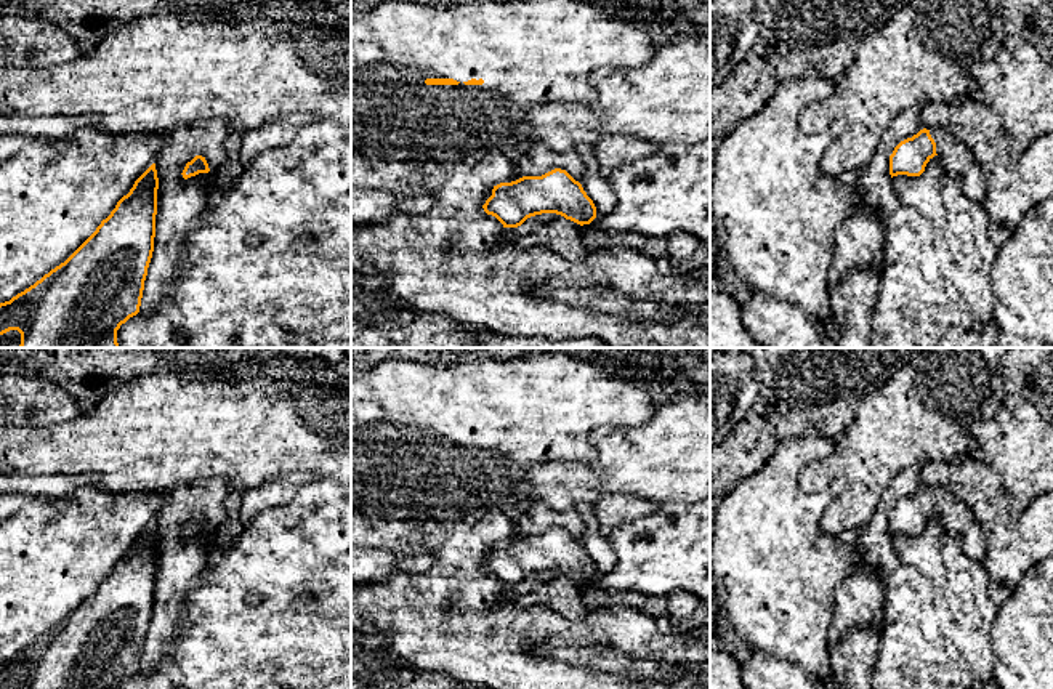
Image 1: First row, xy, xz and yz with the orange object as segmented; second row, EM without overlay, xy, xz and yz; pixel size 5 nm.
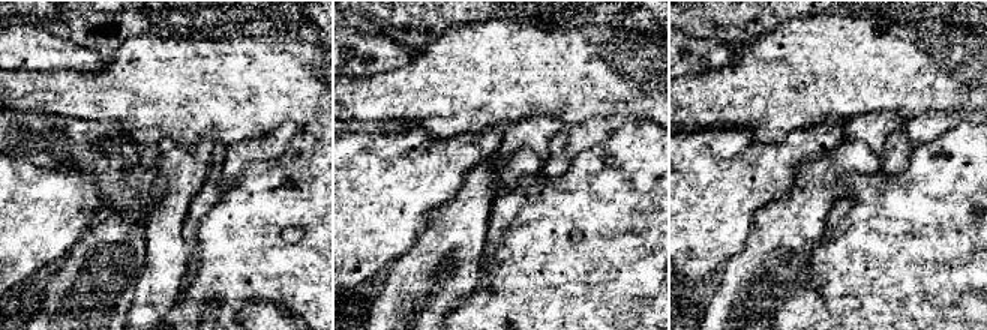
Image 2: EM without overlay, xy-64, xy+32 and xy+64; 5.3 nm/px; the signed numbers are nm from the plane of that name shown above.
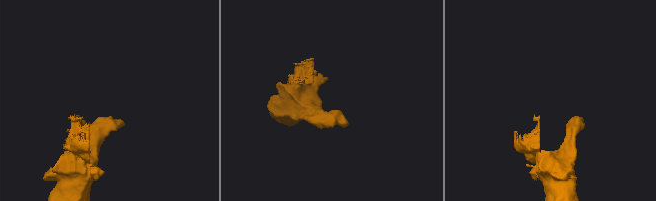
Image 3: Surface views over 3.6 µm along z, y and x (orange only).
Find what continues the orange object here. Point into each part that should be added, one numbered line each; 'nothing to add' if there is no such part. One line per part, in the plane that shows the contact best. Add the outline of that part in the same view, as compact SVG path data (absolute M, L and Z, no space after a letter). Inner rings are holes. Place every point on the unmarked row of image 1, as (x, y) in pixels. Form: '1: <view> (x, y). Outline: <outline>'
1: yz (957, 516). Outline: M930 489L944 527L957 534L966 556L986 562L987 540L968 503L942 489Z

